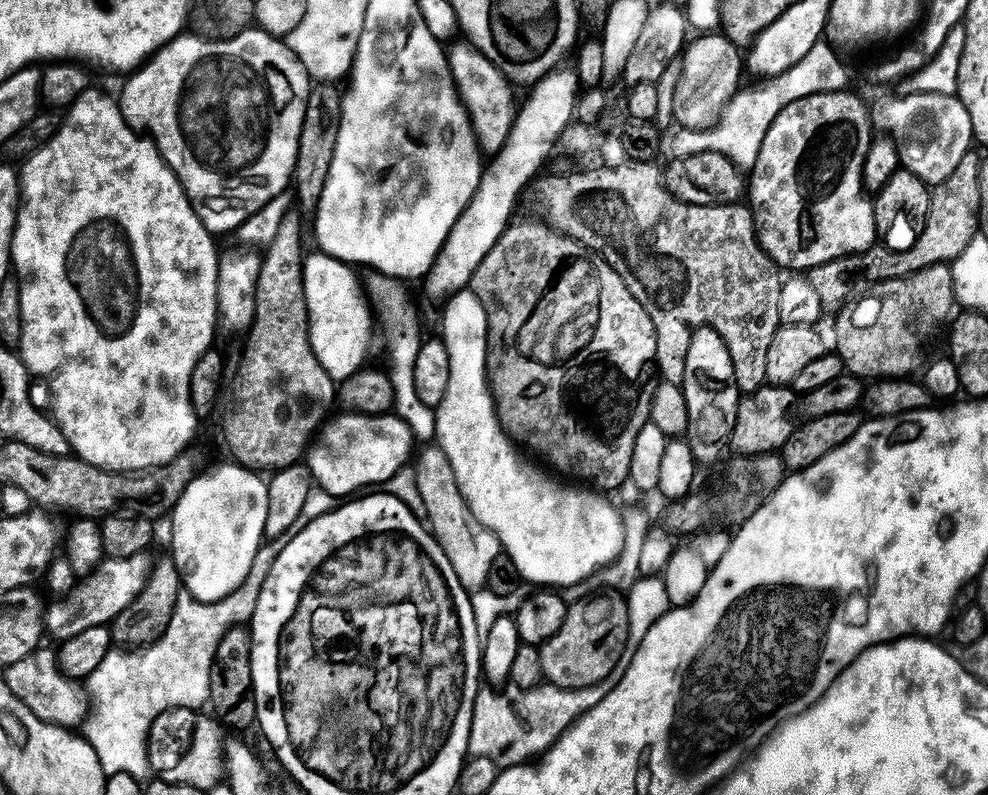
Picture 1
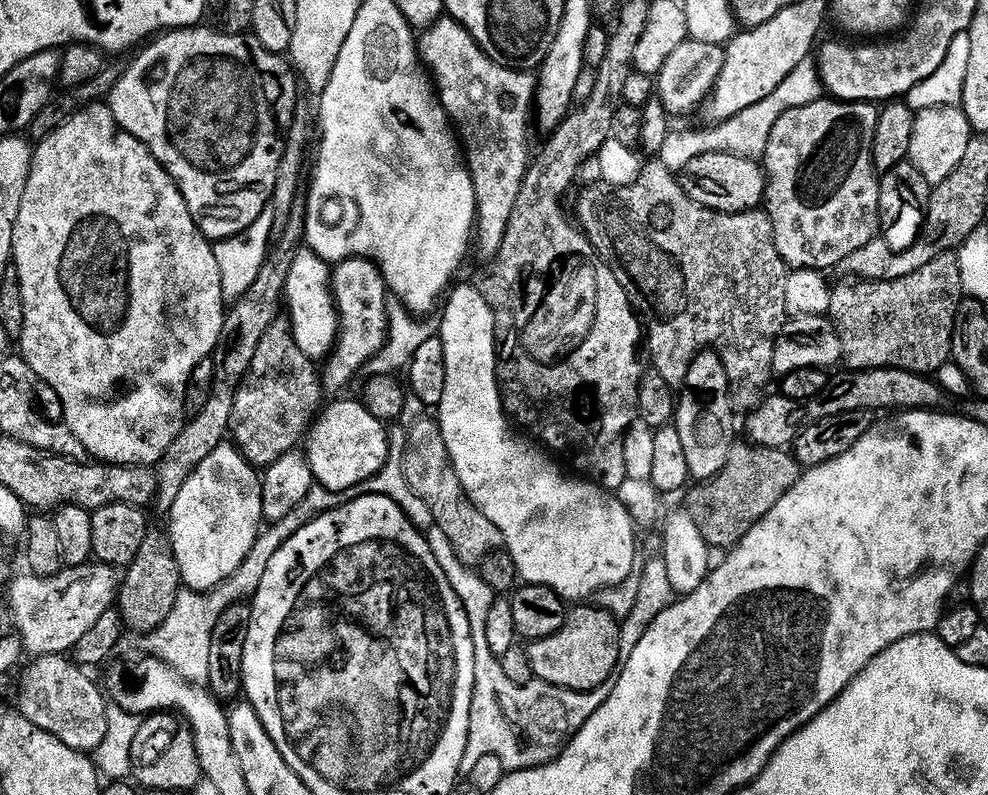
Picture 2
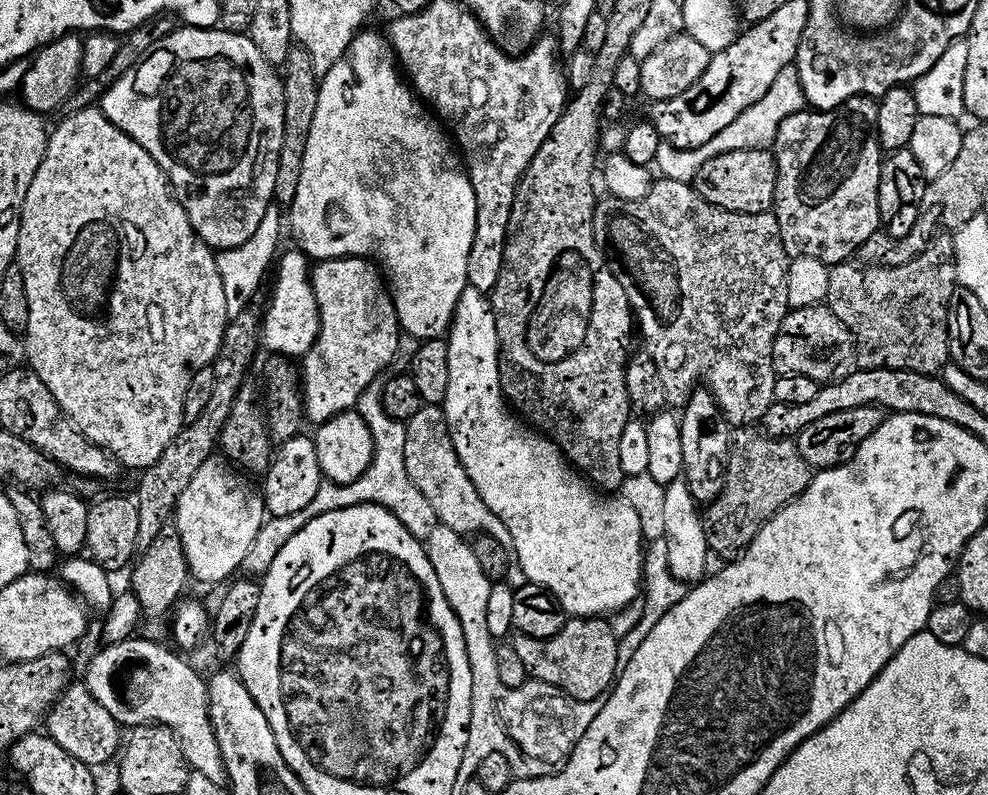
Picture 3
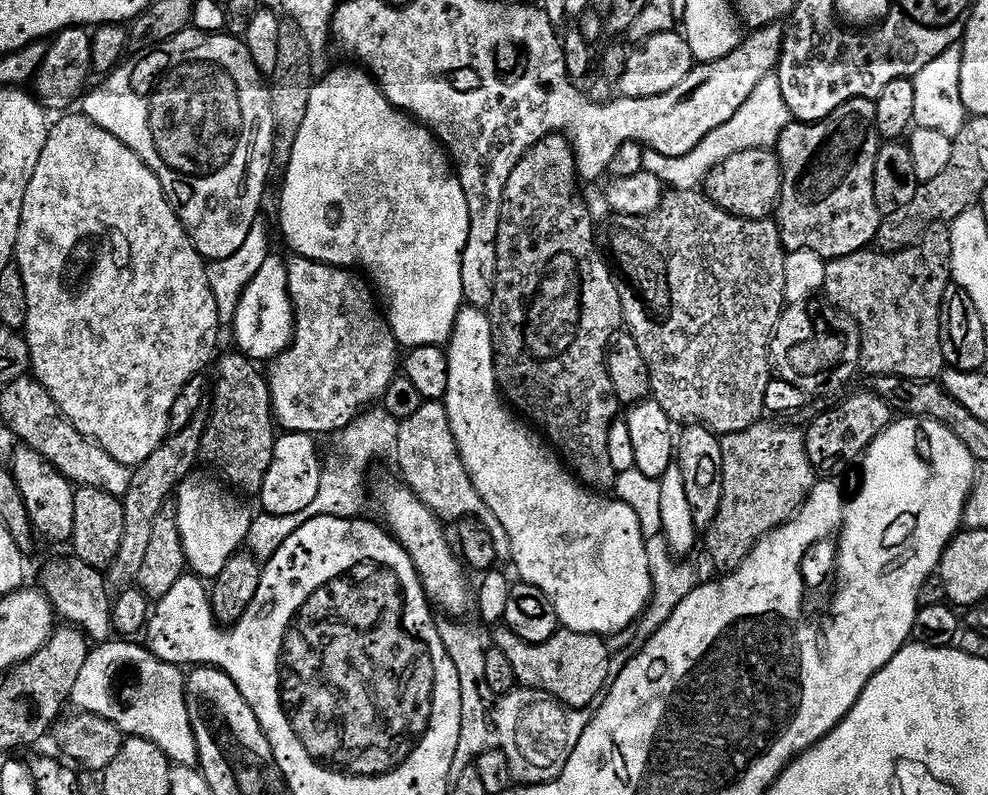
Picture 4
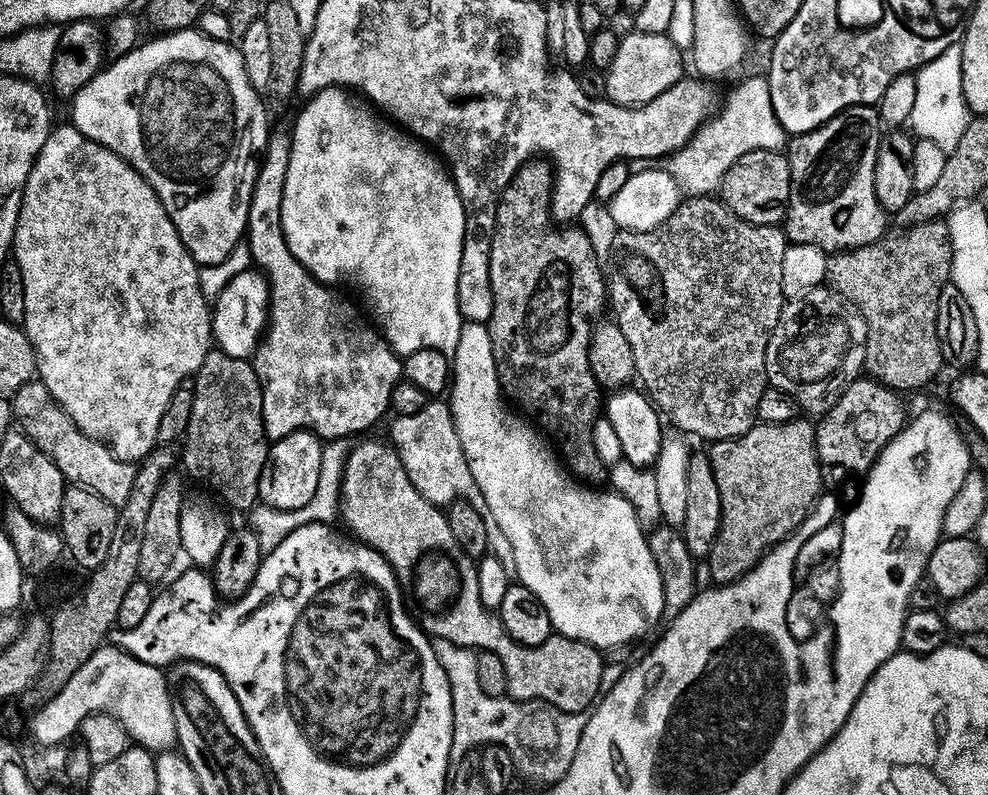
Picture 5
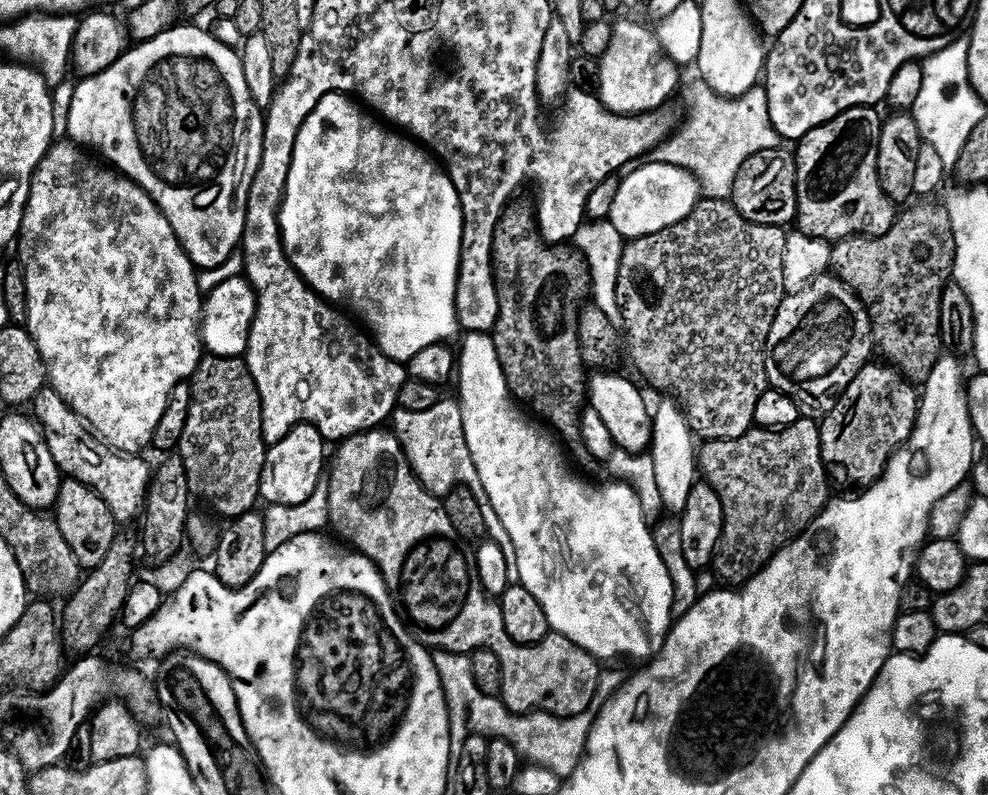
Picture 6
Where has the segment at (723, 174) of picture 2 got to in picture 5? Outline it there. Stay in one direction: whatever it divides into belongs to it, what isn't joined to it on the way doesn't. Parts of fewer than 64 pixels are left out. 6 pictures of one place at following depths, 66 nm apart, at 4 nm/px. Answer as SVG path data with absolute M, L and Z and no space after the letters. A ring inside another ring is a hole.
M759 148L746 154L725 174L722 200L733 214L739 216L741 220L749 220L752 224L779 225L781 223L780 200L784 200L784 196L790 199L794 187L794 168L789 157L787 160L784 155L783 151Z

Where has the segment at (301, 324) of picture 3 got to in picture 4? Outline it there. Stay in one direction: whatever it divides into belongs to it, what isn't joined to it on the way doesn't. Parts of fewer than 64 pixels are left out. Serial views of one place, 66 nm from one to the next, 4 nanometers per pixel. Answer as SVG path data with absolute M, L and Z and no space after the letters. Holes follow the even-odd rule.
M271 263L262 266L255 278L254 287L248 287L242 294L234 323L235 347L245 356L264 362L271 361L287 350L292 345L294 335L294 305L289 295L288 282L282 278L281 273L279 276L272 272L272 268Z

